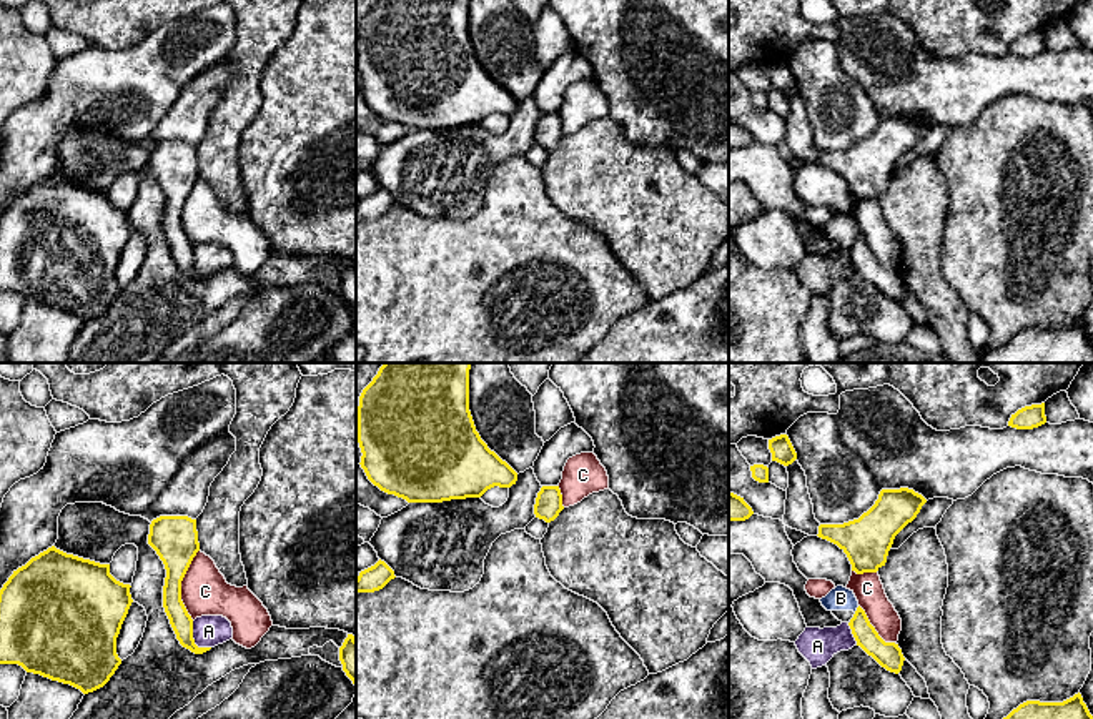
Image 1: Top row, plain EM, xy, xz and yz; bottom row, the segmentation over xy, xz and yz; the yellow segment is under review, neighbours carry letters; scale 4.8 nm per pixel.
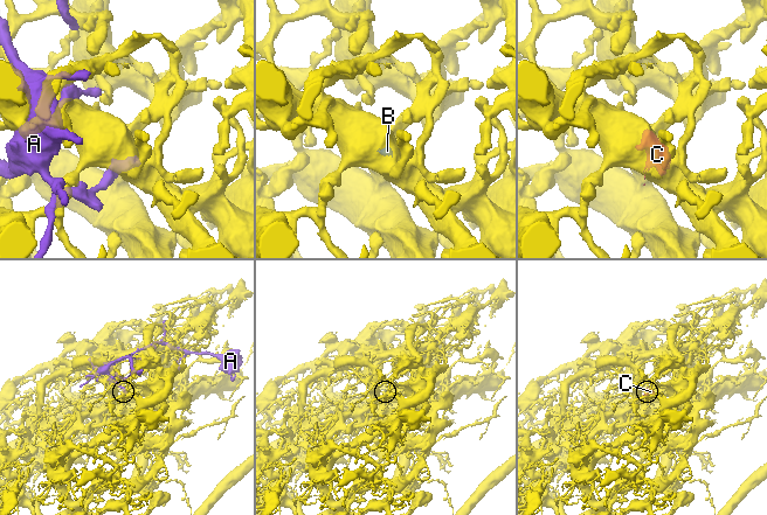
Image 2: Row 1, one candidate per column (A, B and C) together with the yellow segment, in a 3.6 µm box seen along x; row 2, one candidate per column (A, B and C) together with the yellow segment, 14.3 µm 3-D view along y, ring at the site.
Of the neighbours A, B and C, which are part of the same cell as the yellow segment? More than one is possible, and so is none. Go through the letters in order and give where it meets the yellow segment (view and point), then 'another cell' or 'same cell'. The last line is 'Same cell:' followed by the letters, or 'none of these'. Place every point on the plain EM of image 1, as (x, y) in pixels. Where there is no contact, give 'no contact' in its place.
A: meets yellow in xy at (193, 267); another cell
B: meets yellow in yz at (857, 237); another cell
C: meets yellow in xy at (180, 212); another cell
Same cell: none of these

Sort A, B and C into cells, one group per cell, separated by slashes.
A / B / C

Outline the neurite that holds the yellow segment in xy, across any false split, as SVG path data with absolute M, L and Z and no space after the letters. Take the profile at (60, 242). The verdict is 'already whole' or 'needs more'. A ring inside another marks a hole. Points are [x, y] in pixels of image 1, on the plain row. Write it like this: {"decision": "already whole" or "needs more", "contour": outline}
{"decision": "already whole", "contour": "M48 175L0 216L0 291L18 291L83 321L103 315L121 291L116 265L133 230L130 215L110 201L110 191Z"}

